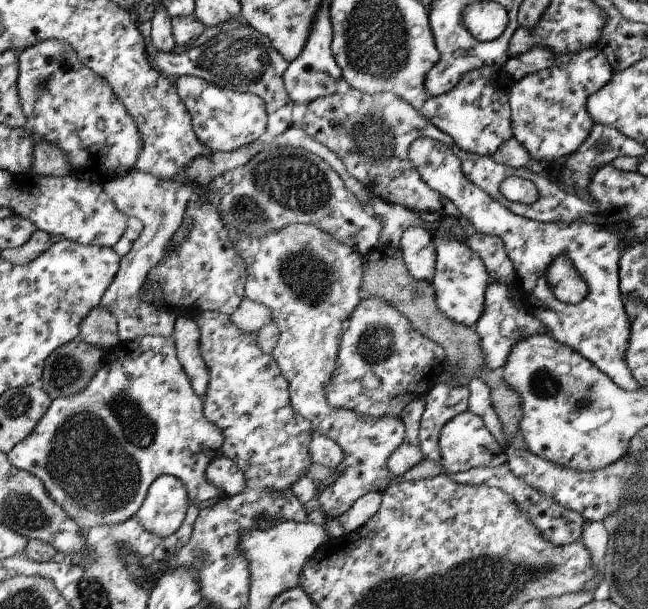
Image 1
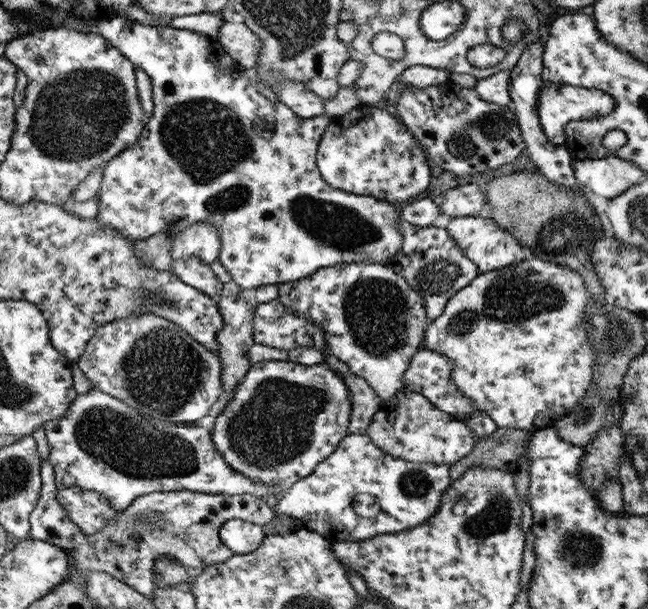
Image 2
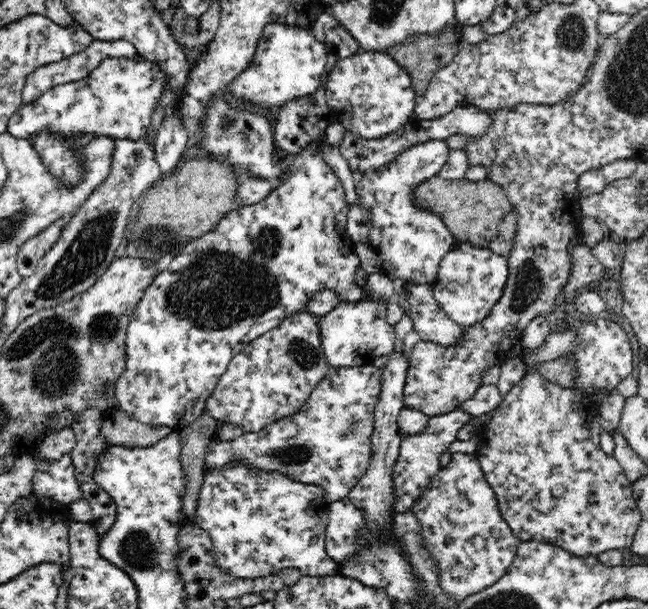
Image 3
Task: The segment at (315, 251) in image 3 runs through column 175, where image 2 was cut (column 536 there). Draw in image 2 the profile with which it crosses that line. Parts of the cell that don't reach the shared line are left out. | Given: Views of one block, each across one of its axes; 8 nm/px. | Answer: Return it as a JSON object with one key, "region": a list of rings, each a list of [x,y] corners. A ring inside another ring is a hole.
{"region":[[[536,253],[532,260],[523,260],[519,265],[497,271],[478,273],[468,286],[448,298],[441,314],[427,324],[425,331],[423,331],[423,337],[421,337],[421,344],[427,350],[435,350],[452,365],[449,371],[451,382],[467,396],[467,400],[471,402],[471,406],[475,410],[484,412],[499,428],[507,427],[522,431],[543,429],[551,426],[552,422],[563,416],[567,409],[577,405],[584,398],[585,391],[590,385],[595,352],[593,352],[591,344],[587,342],[585,330],[579,328],[579,323],[583,319],[583,313],[585,313],[585,307],[589,305],[589,300],[591,300],[591,296],[587,294],[585,284],[583,284],[583,280],[577,272],[558,266],[555,261],[551,262]]]}

